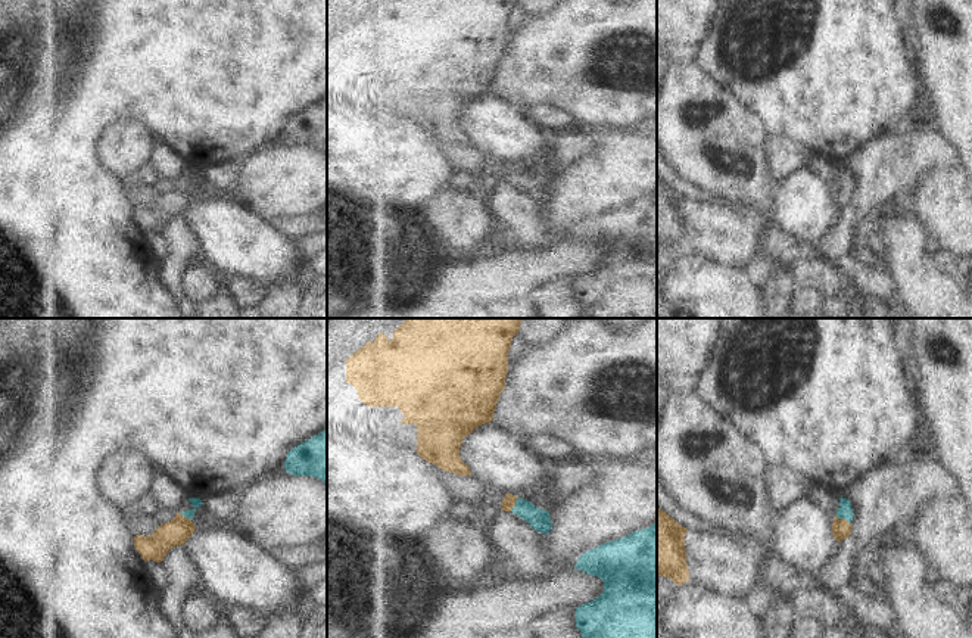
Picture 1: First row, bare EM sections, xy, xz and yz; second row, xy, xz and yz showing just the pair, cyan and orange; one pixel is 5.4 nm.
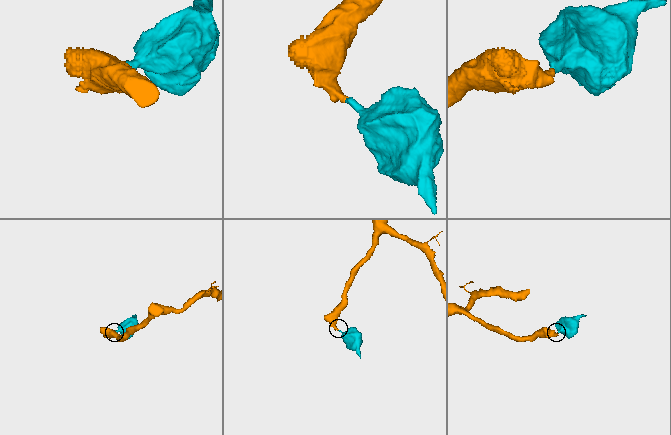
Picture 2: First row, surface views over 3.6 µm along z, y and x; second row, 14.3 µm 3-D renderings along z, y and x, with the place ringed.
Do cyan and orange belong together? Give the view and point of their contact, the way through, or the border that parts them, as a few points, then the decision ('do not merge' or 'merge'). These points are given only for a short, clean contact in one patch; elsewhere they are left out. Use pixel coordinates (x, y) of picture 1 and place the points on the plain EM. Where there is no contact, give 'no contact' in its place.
meets cyan in xz at (516, 174); runs through xz (538, 189), (516, 174), (508, 173); merge

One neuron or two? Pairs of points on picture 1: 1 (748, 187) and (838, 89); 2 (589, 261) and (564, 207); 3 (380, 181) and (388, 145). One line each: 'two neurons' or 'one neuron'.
1: two neurons
2: two neurons
3: one neuron

